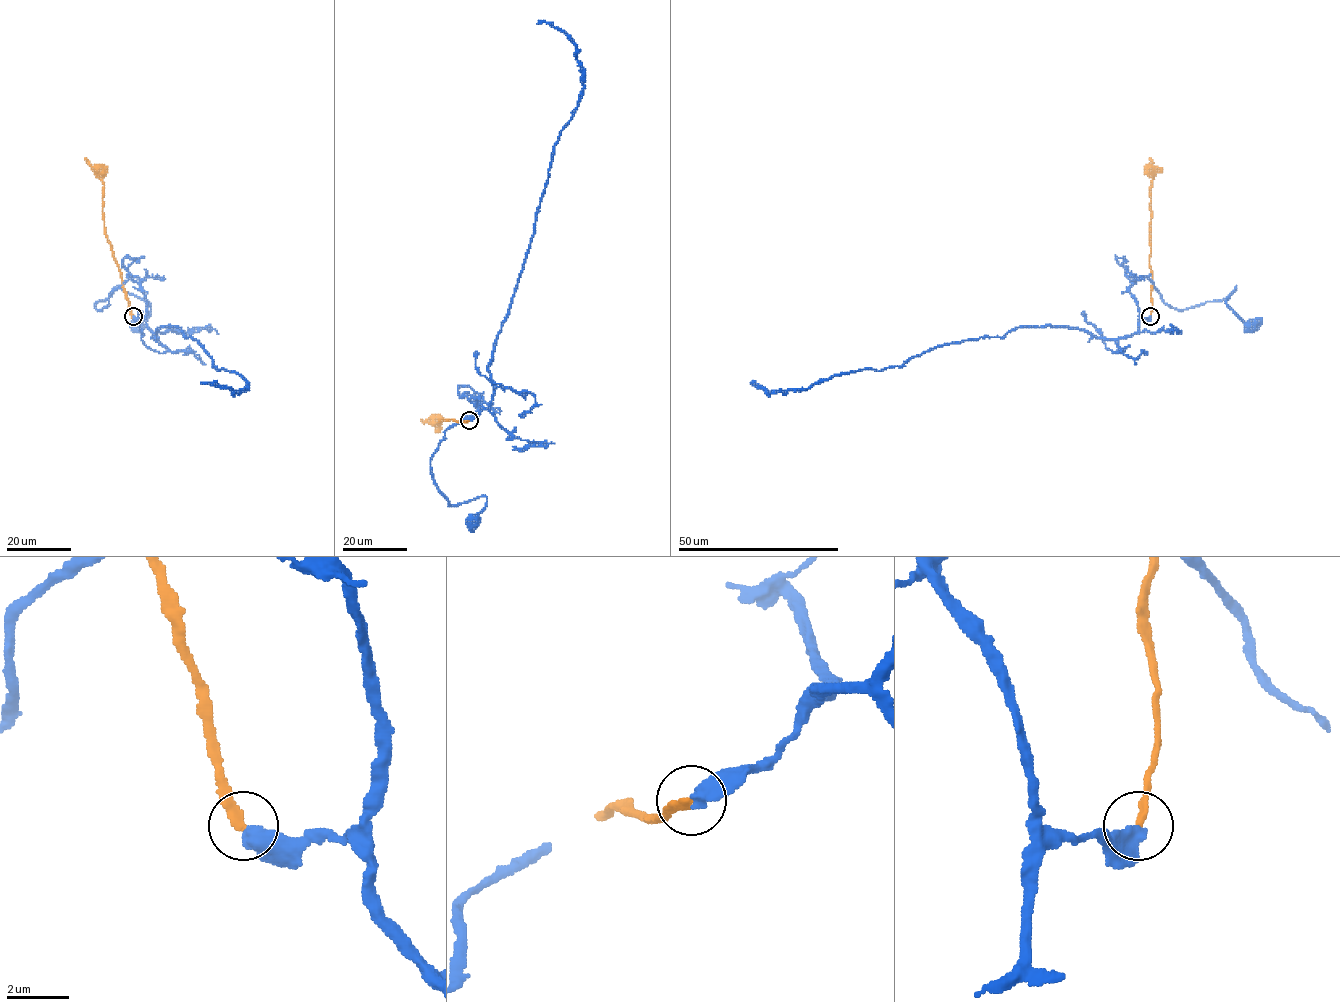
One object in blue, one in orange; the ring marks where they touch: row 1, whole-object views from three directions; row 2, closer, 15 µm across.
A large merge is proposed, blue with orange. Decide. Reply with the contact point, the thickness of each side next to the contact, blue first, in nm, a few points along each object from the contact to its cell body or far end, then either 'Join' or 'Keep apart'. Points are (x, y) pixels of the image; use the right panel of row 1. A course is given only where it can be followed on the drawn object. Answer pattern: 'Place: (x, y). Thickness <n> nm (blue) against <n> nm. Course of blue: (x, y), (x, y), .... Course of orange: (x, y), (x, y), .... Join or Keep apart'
Place: (1150, 316). Thickness 460 nm (blue) against 280 nm. Course of blue: (1150, 316), (1140, 315), (1128, 289), (1141, 278), (1178, 310), (1222, 301), (1236, 287), (1226, 303), (1251, 326). Course of orange: (1150, 316), (1151, 170). Keep apart

